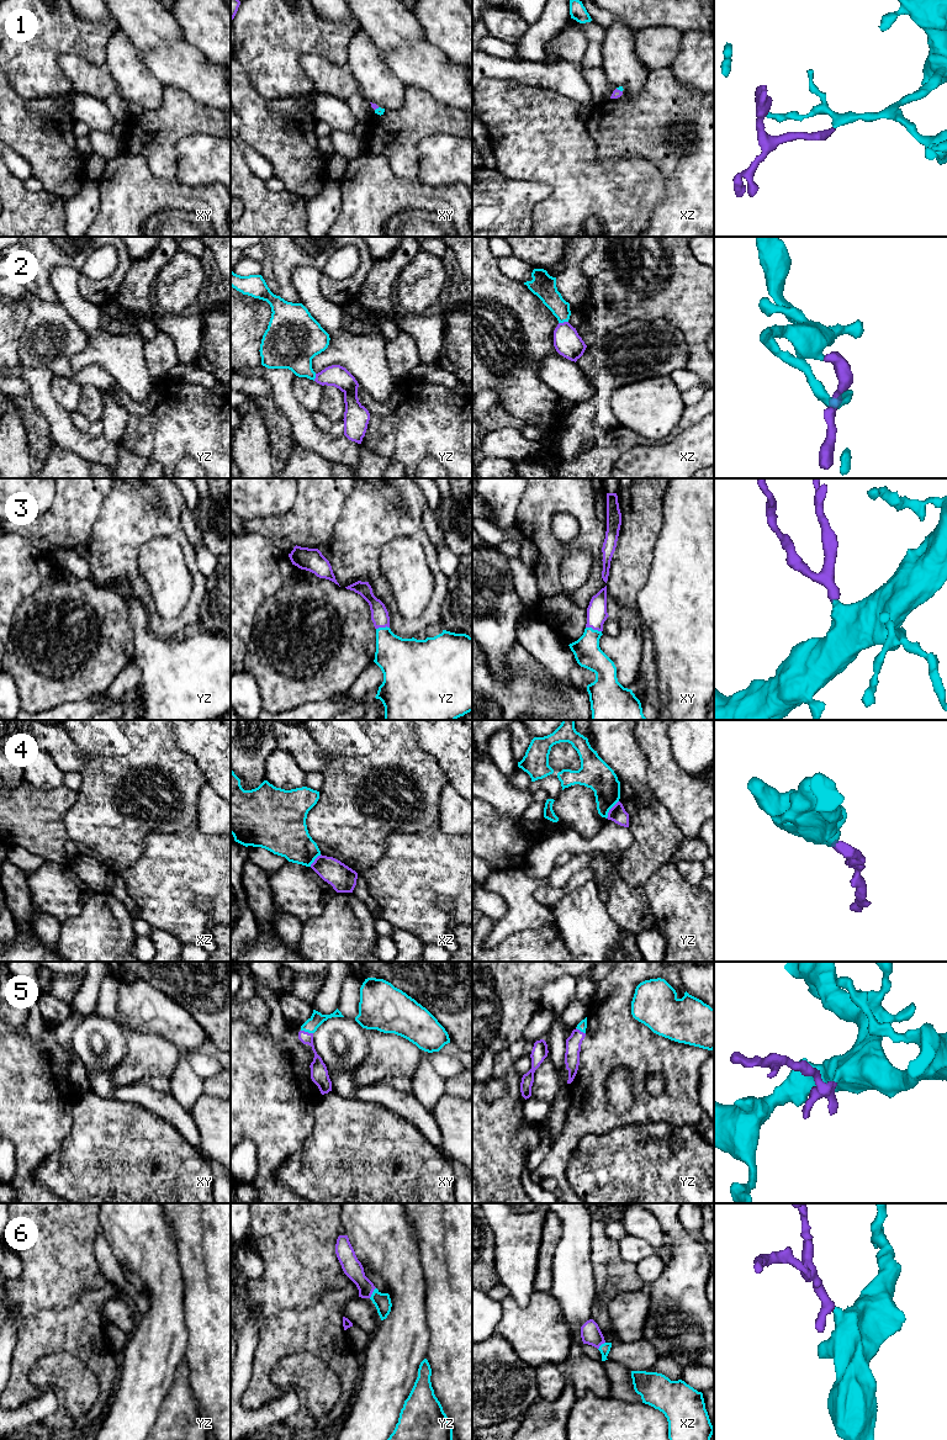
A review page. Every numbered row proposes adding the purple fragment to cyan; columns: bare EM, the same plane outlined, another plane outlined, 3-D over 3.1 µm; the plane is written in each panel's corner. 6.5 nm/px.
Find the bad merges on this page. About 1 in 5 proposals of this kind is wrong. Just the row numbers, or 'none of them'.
4

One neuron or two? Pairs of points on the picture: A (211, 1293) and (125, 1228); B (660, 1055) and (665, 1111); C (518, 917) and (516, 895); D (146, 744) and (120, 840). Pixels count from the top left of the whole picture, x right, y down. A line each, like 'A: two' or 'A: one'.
A: two
B: one
C: one
D: one

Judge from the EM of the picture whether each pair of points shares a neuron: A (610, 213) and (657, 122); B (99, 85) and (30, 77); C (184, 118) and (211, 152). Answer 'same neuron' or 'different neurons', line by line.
A: different neurons
B: different neurons
C: different neurons

